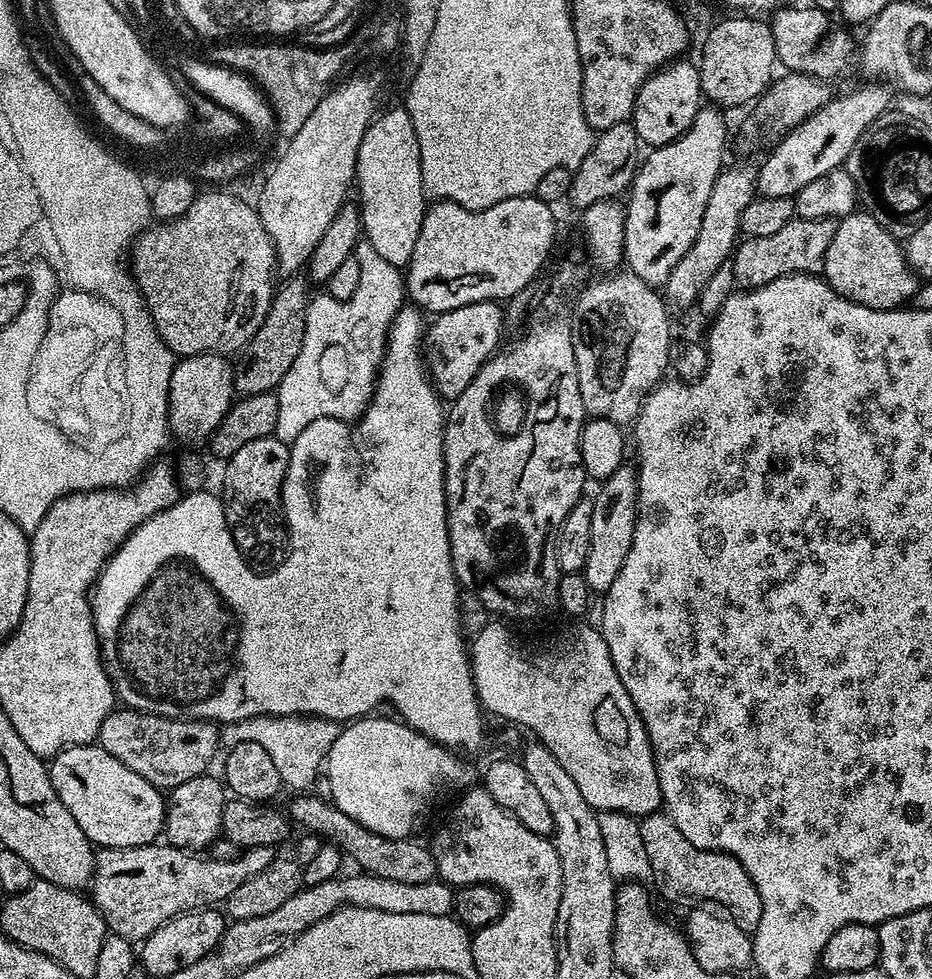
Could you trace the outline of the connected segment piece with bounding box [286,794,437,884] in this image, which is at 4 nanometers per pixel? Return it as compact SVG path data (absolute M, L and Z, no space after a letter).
M298 794L286 807L286 815L292 821L306 827L309 833L322 837L325 841L335 844L343 855L348 855L359 865L365 873L375 875L394 882L405 884L424 884L437 877L436 863L431 849L411 837L402 839L388 839L384 835L374 834L368 827L362 826L349 815L336 808L331 801L320 799L312 794Z

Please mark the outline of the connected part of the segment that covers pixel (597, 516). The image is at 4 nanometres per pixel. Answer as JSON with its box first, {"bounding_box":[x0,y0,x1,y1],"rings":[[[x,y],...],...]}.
{"bounding_box":[582,467,640,594],"rings":[[[628,467],[614,470],[614,474],[597,487],[600,489],[592,500],[594,518],[590,518],[590,554],[586,556],[582,575],[586,578],[588,591],[593,594],[603,594],[614,586],[614,578],[618,578],[618,570],[622,570],[626,554],[630,554],[630,542],[634,542],[636,495],[640,488],[636,484],[637,469]]]}

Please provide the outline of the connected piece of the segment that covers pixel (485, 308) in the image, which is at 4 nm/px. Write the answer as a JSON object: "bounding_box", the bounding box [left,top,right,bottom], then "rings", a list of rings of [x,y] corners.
{"bounding_box":[422,300,504,401],"rings":[[[483,300],[466,306],[458,306],[449,312],[441,312],[436,320],[427,325],[426,335],[422,341],[422,351],[426,361],[428,375],[436,391],[445,401],[456,399],[470,382],[474,374],[487,360],[493,359],[496,347],[500,344],[500,335],[504,332],[504,312],[495,300]]]}

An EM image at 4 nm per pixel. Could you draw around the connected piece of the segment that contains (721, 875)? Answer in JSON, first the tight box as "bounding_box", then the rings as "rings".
{"bounding_box":[639,811,762,933],"rings":[[[653,811],[652,815],[643,817],[639,821],[640,833],[642,834],[642,846],[646,846],[646,858],[652,867],[651,875],[656,876],[656,888],[668,900],[692,900],[688,902],[711,902],[721,909],[727,910],[736,919],[738,926],[746,933],[756,931],[758,922],[762,918],[762,898],[742,862],[734,858],[728,852],[715,852],[699,848],[682,838],[682,830],[674,826],[674,822],[663,811]]]}

